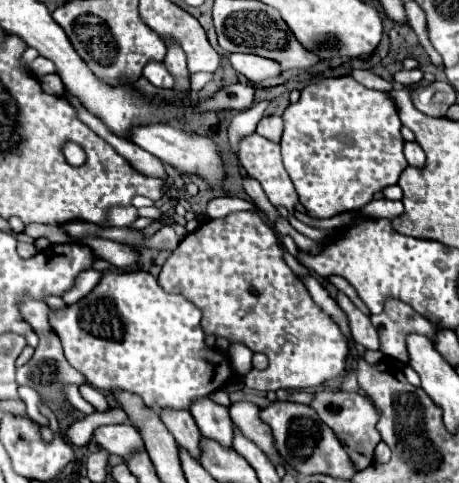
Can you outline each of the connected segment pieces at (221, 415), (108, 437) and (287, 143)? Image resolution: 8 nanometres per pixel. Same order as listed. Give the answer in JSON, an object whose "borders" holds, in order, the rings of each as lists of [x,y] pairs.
{"borders":[[[[199,398],[189,408],[201,434],[205,438],[211,438],[219,442],[223,448],[233,448],[233,422],[229,416],[229,410],[225,406],[219,406],[211,402],[209,398]]],[[[119,424],[119,426],[99,426],[95,430],[95,438],[101,448],[109,454],[117,454],[129,458],[135,450],[145,450],[145,442],[141,432],[133,424]]],[[[351,76],[327,78],[315,84],[307,84],[301,90],[299,102],[291,104],[283,112],[283,122],[283,166],[295,184],[299,202],[313,218],[331,218],[339,212],[363,208],[373,198],[373,194],[381,192],[385,186],[397,184],[401,170],[407,166],[403,156],[401,120],[397,118],[393,102],[389,102],[385,92],[369,90],[355,82]]]]}

